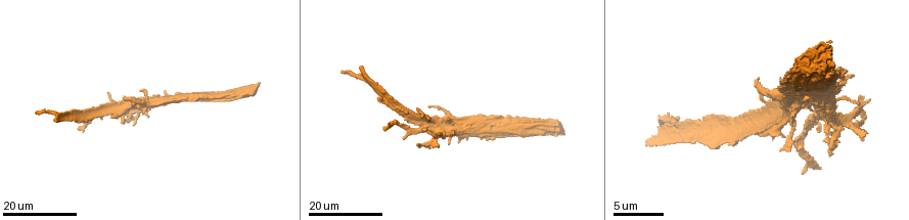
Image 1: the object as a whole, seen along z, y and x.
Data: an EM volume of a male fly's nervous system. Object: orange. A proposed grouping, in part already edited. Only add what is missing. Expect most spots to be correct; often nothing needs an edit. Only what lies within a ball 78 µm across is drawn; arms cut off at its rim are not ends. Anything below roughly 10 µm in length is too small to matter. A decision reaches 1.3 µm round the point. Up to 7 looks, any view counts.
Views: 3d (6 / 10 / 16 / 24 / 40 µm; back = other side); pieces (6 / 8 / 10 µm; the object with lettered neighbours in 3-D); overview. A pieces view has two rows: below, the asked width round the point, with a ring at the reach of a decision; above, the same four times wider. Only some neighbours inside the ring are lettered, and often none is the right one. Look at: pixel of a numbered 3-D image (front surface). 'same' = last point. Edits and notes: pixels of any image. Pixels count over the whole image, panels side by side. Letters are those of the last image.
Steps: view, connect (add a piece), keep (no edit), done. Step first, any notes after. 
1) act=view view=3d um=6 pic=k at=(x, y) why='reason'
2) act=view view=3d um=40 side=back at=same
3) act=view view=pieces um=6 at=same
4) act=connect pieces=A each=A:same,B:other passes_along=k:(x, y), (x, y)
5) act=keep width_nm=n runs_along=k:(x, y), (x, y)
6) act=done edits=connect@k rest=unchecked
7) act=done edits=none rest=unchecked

act=view view=3d um=16 pic=1 at=(450, 144)

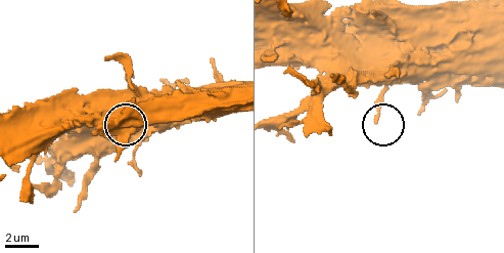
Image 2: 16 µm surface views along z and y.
act=view view=3d um=10 pic=2 at=(377, 120)

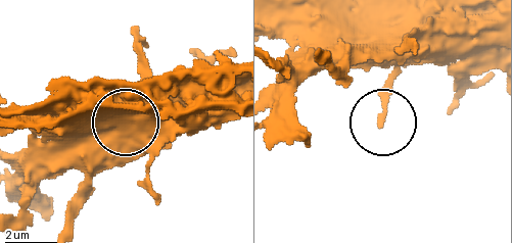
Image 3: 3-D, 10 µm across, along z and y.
act=view view=pieces um=10 pic=3 at=(380, 125)

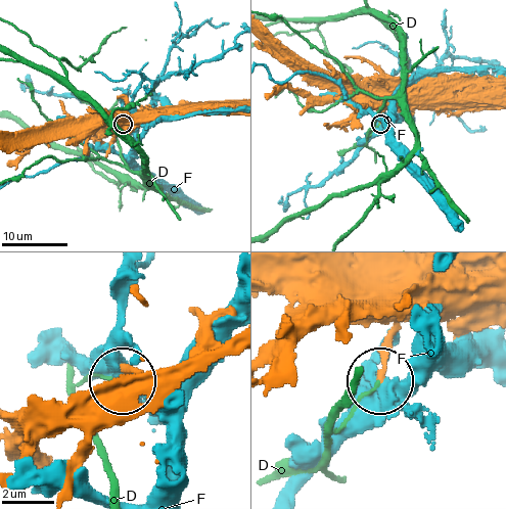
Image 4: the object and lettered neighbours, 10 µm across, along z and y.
act=keep each=D:other,F:other found='none of them fits'

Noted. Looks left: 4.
act=view view=3d um=24 pic=1 at=(416, 143)

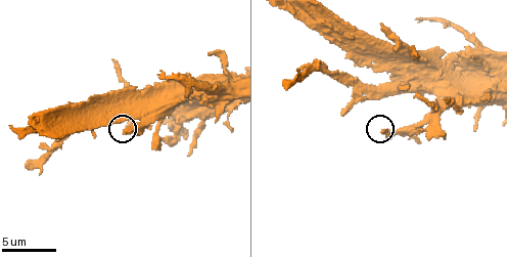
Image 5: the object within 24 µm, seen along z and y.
act=view view=pieces um=6 pic=5 at=(384, 130)

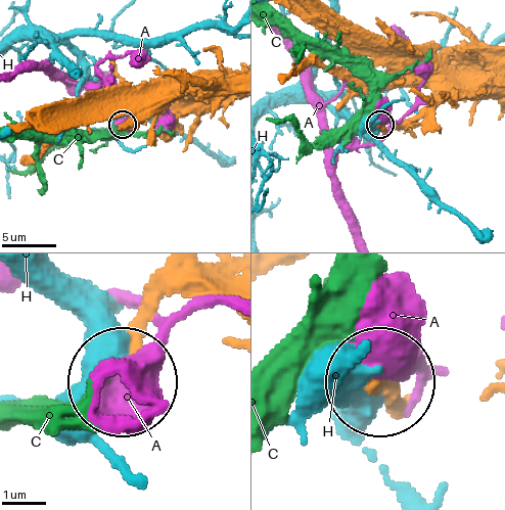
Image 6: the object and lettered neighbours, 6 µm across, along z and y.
act=keep each=A:other,C:other,H:other found='no lettered piece goes on from it'

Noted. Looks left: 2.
act=view view=3d um=6 pic=5 at=(209, 52) why='branch stops here'

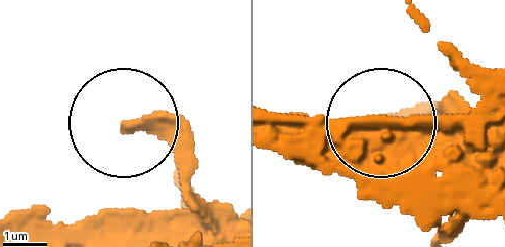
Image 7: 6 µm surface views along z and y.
act=view view=pieces um=10 pic=7 at=(130, 126)

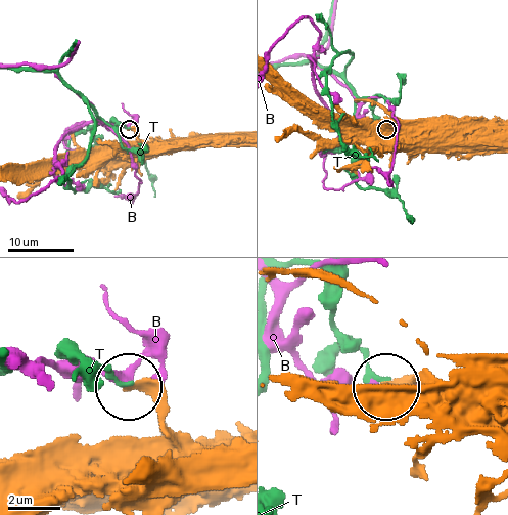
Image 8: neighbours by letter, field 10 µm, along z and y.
act=keep width_nm=320 each=B:other,T:other runs_along=8:(121, 445), (151, 443), (165, 426), (157, 405), (133, 386) found='none of them fits'

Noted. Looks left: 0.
act=done edits=none rest=unchecked

